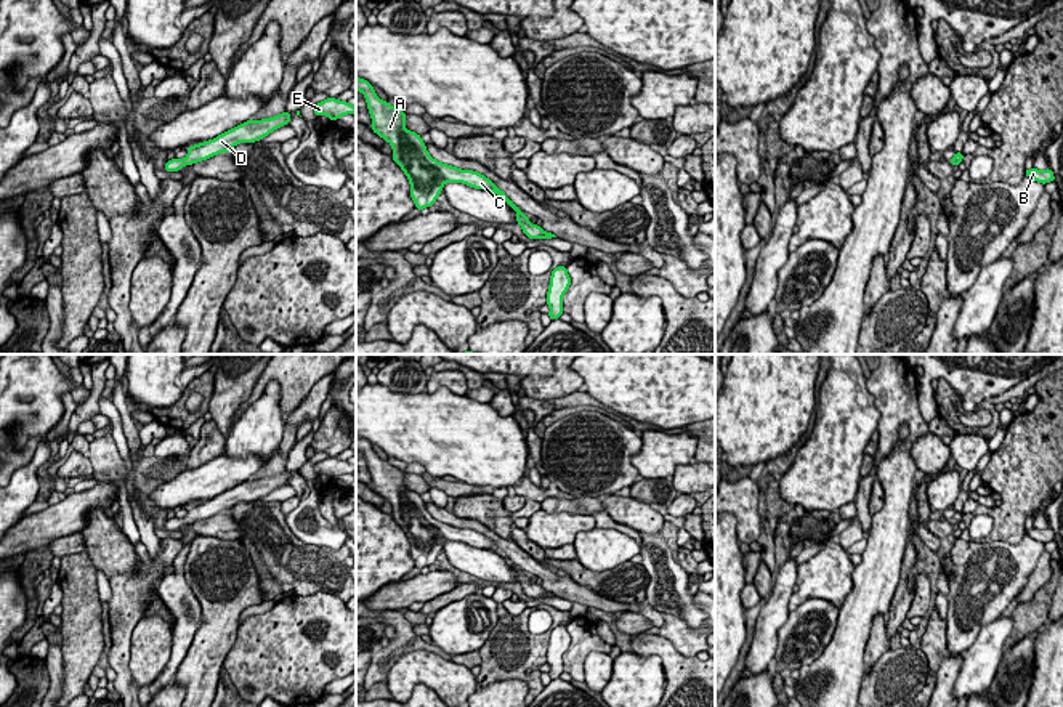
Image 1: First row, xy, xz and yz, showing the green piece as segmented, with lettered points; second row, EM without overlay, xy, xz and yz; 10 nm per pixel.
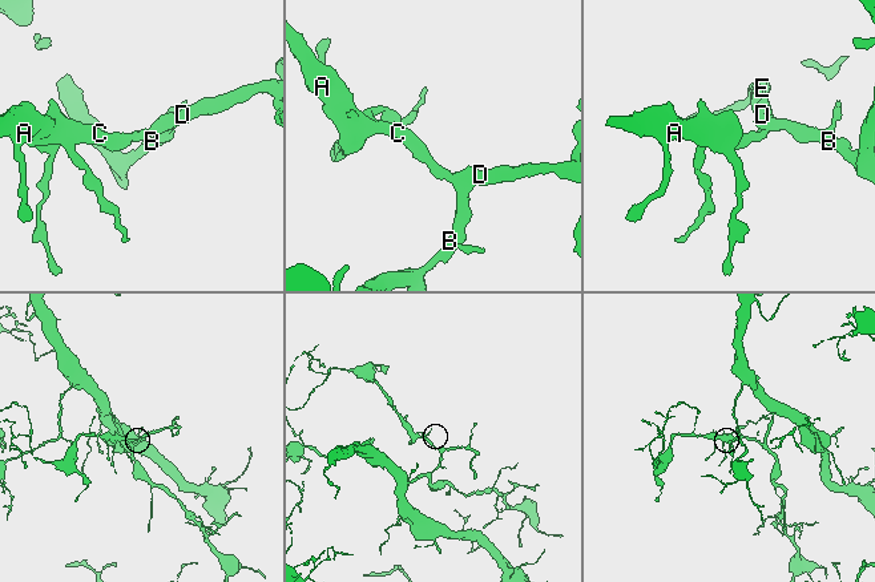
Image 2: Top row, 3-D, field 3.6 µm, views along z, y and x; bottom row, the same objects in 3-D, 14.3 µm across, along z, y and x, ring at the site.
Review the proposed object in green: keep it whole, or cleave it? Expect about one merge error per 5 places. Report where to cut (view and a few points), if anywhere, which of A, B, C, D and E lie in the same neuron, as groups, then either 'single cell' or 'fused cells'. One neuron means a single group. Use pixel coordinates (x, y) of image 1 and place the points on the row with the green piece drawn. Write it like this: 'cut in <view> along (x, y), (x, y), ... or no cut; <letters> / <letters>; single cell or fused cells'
no cut; A B C D E; single cell

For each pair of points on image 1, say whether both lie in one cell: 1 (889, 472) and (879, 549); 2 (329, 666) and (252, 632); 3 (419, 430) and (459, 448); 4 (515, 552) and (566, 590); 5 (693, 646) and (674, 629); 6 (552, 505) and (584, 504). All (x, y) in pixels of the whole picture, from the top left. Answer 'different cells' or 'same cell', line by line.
1: same cell
2: same cell
3: same cell
4: same cell
5: same cell
6: same cell

